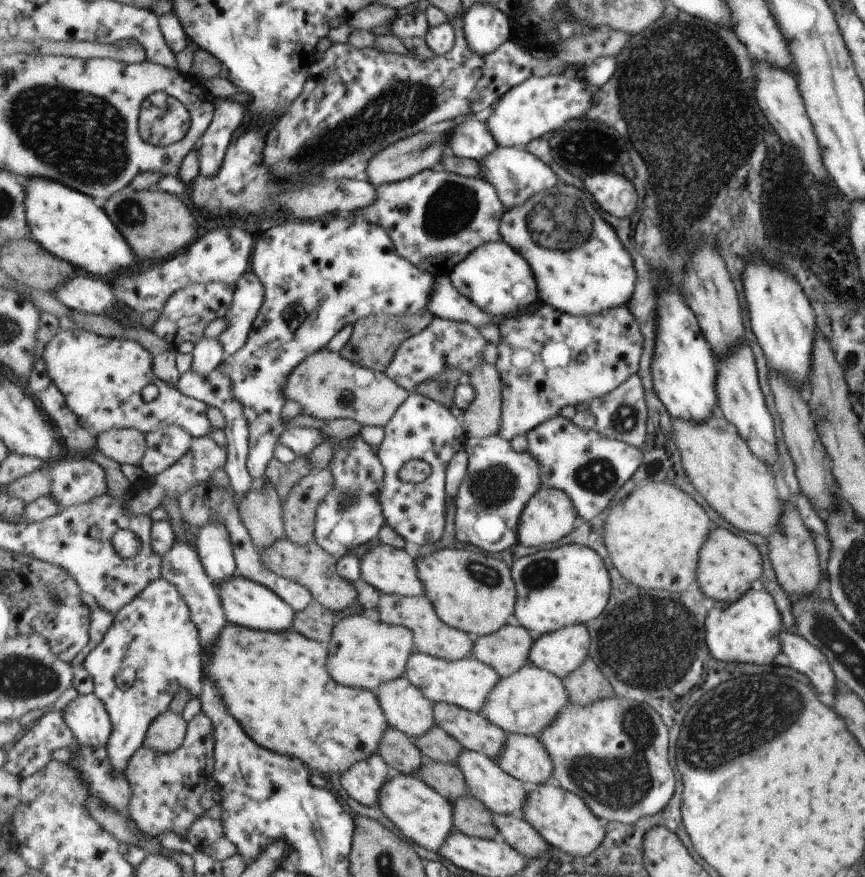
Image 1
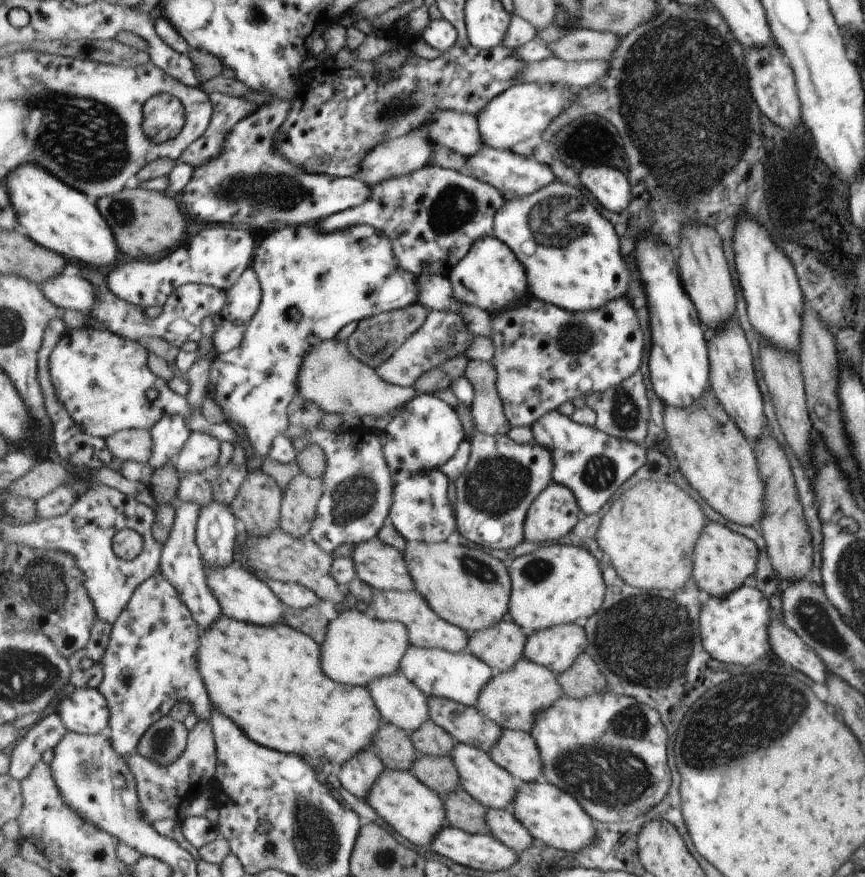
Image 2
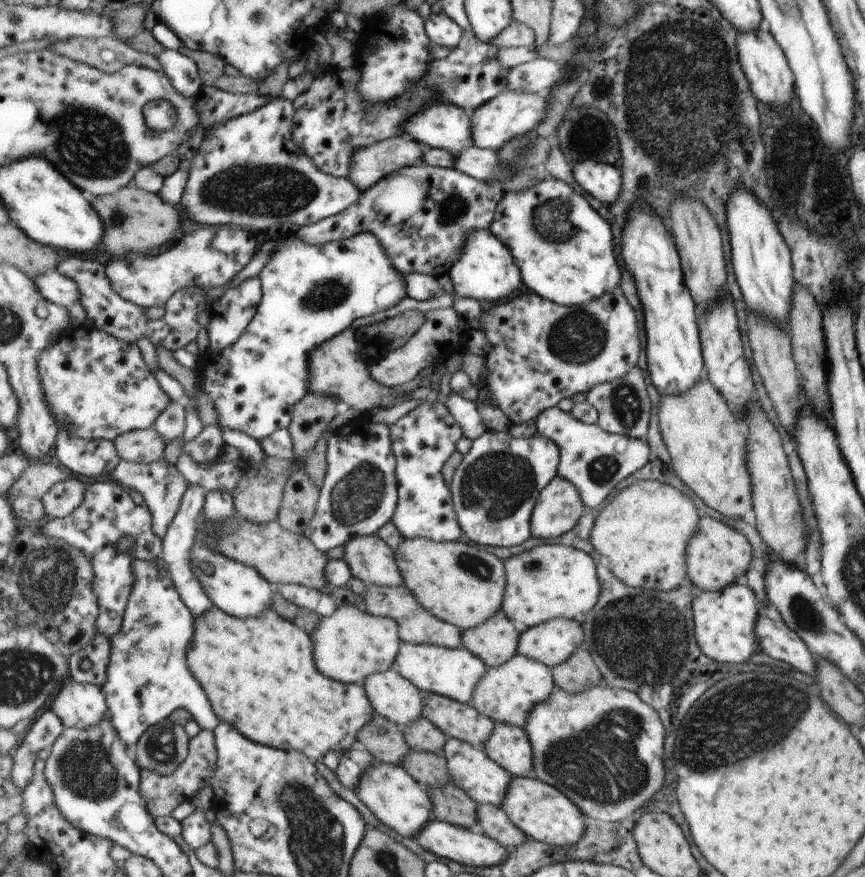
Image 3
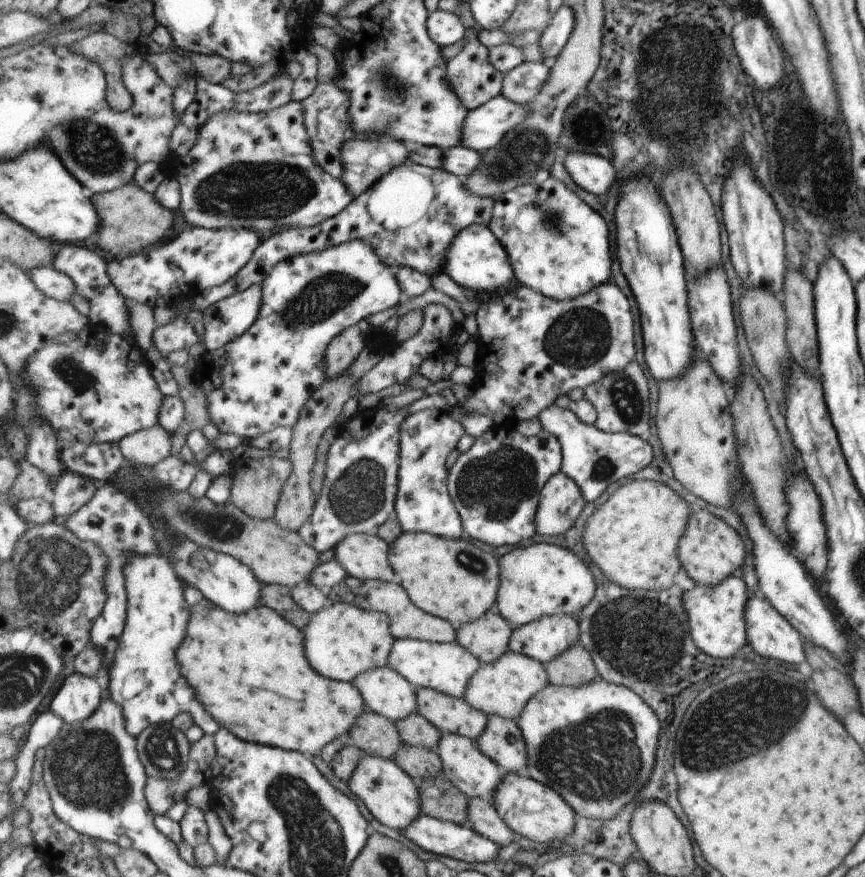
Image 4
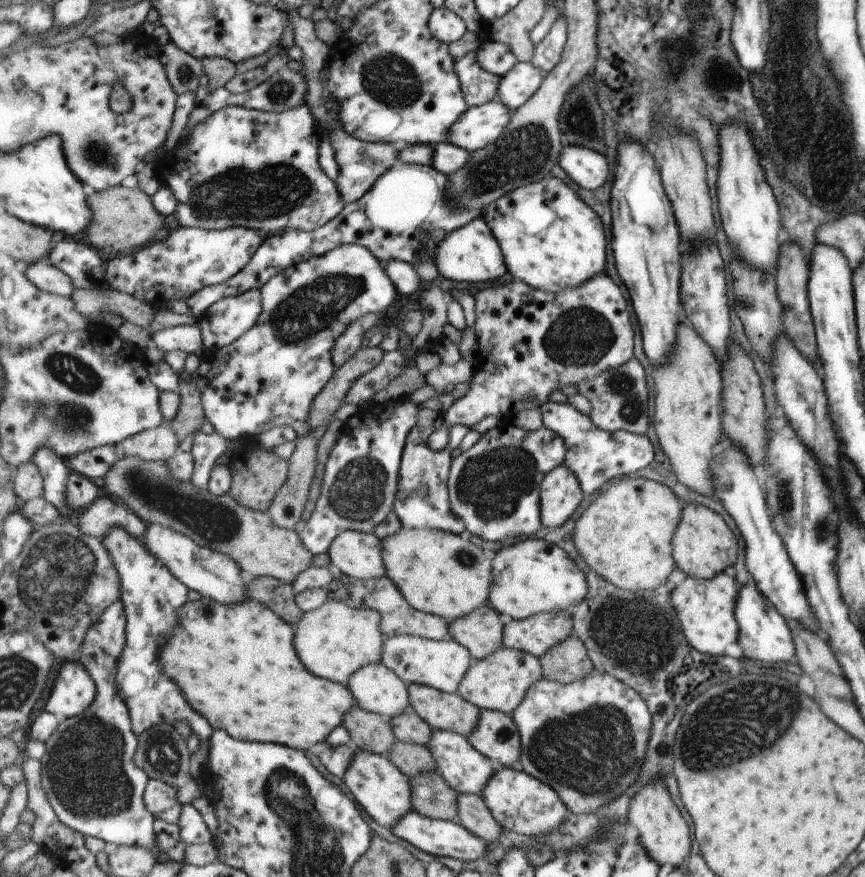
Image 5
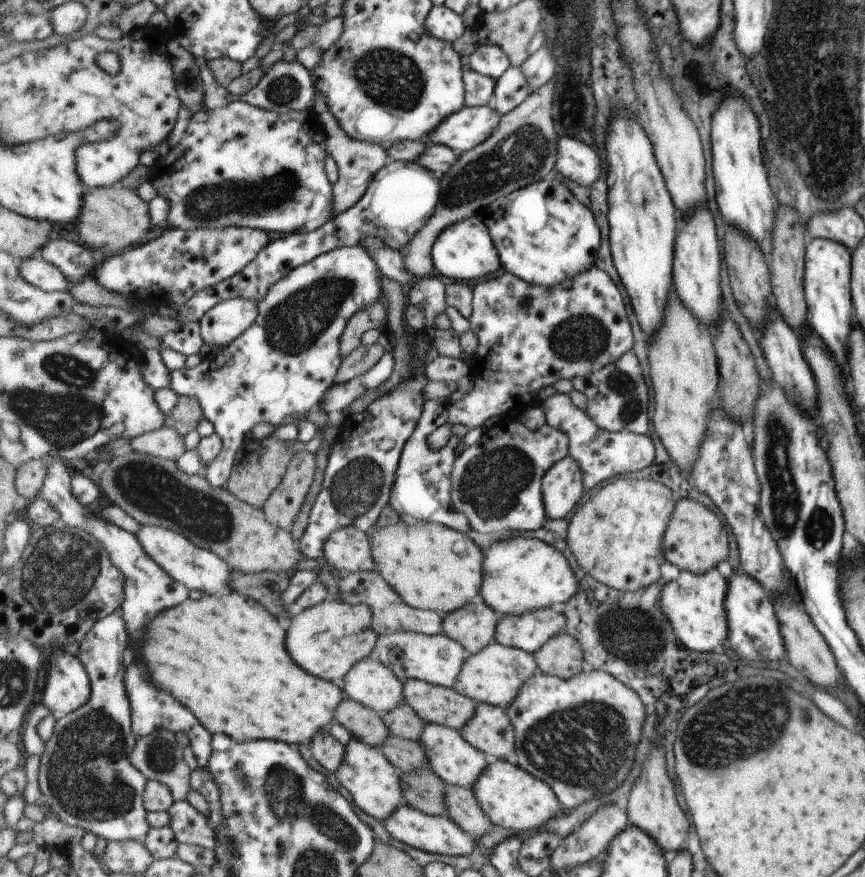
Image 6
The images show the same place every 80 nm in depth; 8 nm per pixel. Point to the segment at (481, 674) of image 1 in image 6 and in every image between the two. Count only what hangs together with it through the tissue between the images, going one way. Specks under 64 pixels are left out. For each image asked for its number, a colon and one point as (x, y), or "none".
2: (463, 677)
3: (453, 672)
4: (447, 667)
5: (442, 664)
6: (437, 659)

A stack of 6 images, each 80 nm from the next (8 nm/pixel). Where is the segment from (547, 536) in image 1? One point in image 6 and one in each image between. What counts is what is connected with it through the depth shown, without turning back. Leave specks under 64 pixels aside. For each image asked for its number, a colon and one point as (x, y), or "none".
2: (554, 513)
3: (560, 507)
4: (562, 501)
5: (562, 492)
6: (564, 484)

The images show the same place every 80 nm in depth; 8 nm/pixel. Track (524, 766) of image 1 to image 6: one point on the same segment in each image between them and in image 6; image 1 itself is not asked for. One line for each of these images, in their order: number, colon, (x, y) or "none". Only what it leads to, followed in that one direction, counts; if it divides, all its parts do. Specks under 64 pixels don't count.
2: (518, 752)
3: (510, 747)
4: (503, 741)
5: (497, 736)
6: (490, 730)

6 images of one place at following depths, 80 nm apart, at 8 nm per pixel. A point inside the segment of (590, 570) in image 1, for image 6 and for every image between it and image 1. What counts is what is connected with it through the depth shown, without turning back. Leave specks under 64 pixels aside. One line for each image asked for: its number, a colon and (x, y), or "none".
2: (556, 584)
3: (551, 581)
4: (539, 579)
5: (533, 576)
6: (521, 575)

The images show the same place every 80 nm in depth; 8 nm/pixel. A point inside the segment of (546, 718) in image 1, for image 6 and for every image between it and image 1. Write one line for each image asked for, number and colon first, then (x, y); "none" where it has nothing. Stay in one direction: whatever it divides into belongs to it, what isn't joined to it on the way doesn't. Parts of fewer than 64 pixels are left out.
2: (515, 699)
3: (508, 694)
4: (505, 687)
5: (500, 681)
6: (496, 675)

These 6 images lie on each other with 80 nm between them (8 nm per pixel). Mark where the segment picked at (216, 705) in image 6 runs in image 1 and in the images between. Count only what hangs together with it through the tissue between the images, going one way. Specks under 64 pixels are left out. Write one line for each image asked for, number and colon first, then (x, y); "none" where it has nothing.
1: (276, 683)
2: (268, 679)
3: (259, 673)
4: (251, 669)
5: (236, 664)

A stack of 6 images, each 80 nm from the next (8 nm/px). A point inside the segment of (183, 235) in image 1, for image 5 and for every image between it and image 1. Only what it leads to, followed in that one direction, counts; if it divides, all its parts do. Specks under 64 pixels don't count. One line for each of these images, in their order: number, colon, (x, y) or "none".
2: (147, 223)
3: (136, 221)
4: (131, 219)
5: (124, 217)

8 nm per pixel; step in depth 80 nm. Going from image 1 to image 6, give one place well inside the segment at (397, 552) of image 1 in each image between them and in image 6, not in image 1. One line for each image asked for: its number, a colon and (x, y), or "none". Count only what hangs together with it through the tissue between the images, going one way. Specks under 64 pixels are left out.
2: (380, 565)
3: (373, 561)
4: (365, 557)
5: (359, 555)
6: (349, 550)

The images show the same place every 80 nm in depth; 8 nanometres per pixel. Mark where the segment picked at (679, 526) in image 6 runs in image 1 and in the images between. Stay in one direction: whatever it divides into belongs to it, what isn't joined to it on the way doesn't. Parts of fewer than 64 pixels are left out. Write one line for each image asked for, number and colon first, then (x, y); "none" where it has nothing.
1: (729, 563)
2: (724, 558)
3: (717, 553)
4: (711, 550)
5: (703, 545)

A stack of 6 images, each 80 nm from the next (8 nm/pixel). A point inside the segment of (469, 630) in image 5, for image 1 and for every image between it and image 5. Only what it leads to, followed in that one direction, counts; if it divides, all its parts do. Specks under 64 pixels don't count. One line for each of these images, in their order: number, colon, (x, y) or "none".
1: (507, 650)
2: (503, 645)
3: (497, 641)
4: (488, 638)

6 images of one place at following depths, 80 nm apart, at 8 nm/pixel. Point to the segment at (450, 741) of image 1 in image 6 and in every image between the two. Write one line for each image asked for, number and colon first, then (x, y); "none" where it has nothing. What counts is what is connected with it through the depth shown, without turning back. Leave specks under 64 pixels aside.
2: (431, 740)
3: (423, 735)
4: (415, 730)
5: (409, 726)
6: (403, 721)

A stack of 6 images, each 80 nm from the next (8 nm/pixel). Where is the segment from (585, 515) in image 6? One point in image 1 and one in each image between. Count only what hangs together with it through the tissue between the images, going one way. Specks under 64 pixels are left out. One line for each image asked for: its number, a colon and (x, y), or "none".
1: (653, 536)
2: (648, 534)
3: (642, 533)
4: (632, 536)
5: (624, 536)

